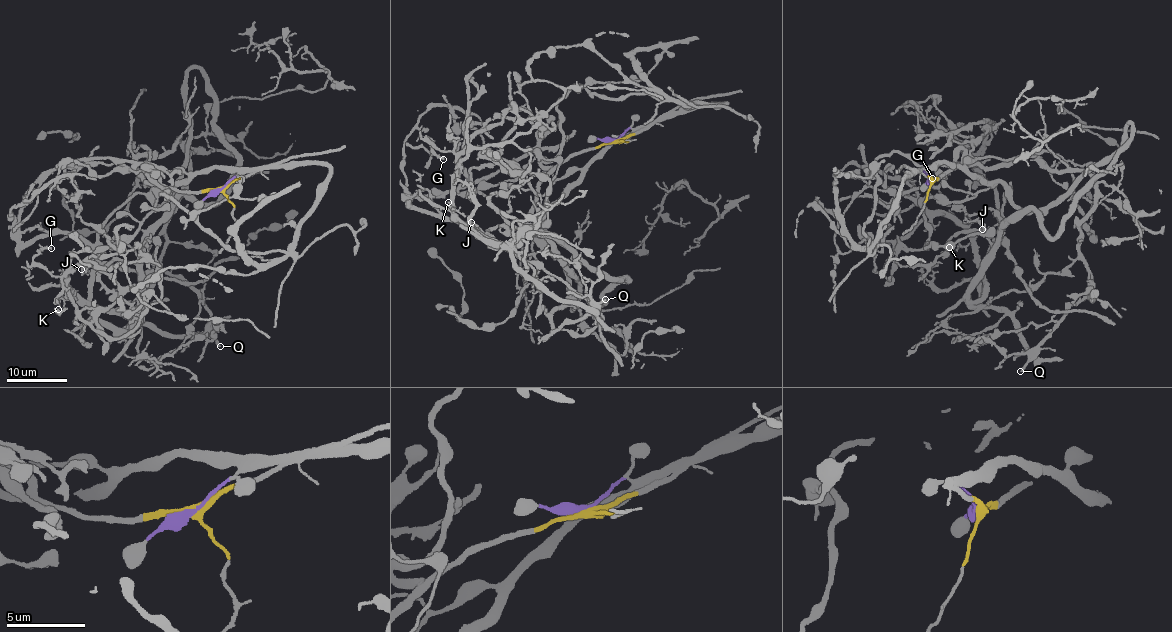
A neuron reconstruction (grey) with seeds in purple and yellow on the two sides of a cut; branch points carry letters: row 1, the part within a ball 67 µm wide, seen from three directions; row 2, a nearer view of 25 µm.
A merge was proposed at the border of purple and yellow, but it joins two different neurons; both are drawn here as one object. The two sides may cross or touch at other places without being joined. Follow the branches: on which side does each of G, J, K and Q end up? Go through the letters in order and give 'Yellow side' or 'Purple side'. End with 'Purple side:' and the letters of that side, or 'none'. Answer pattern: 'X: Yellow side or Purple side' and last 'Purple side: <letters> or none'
G: Purple side
J: Purple side
K: Purple side
Q: Yellow side
Purple side: G, J, K

